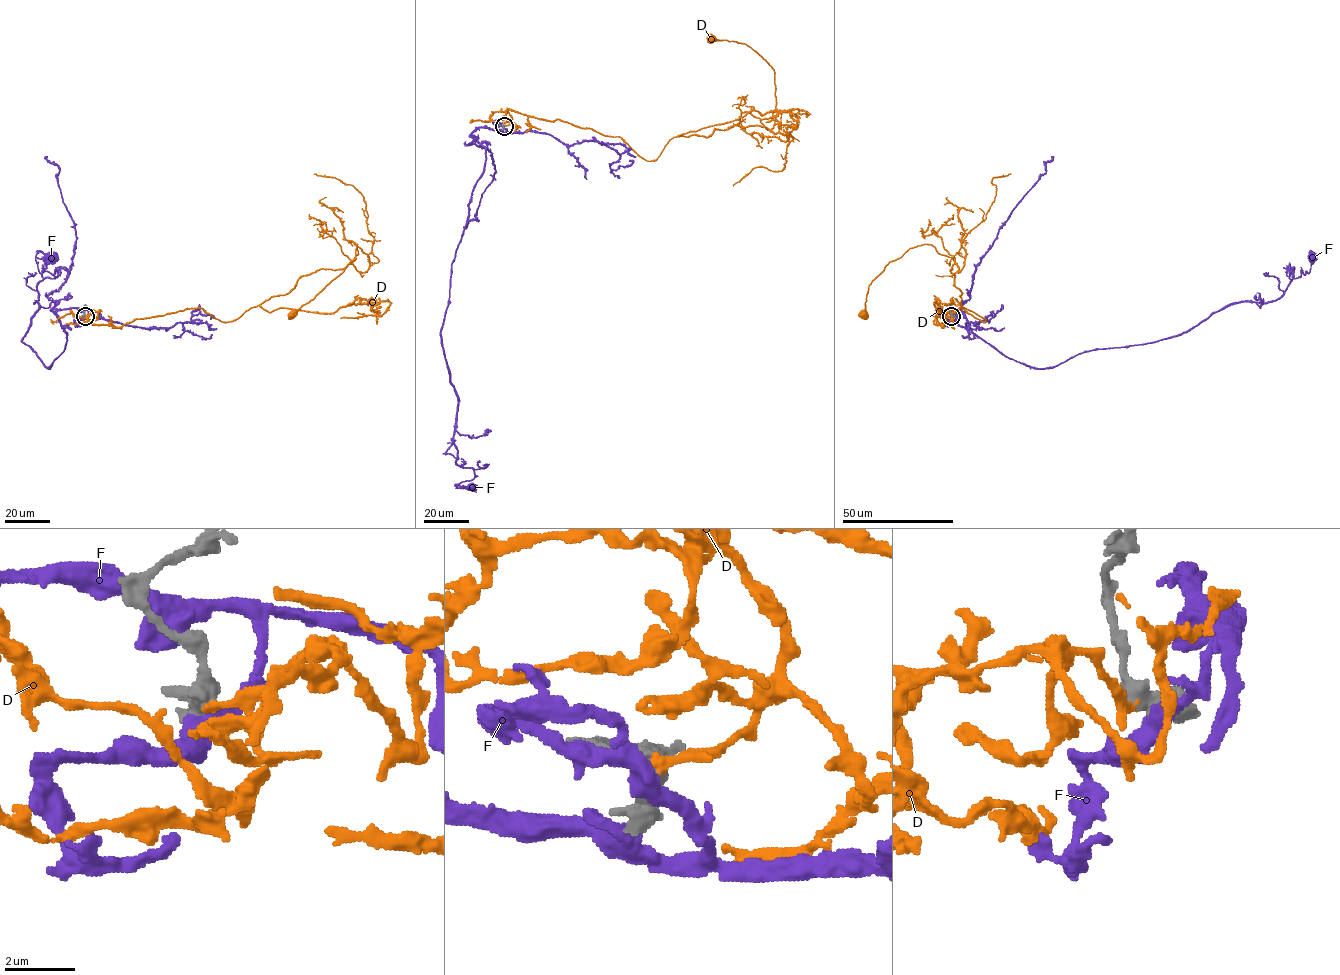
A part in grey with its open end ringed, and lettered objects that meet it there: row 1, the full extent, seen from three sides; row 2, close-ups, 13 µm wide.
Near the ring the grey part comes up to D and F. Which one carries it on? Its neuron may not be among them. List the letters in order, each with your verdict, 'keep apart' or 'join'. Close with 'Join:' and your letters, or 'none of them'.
D: join
F: keep apart
Join: D

